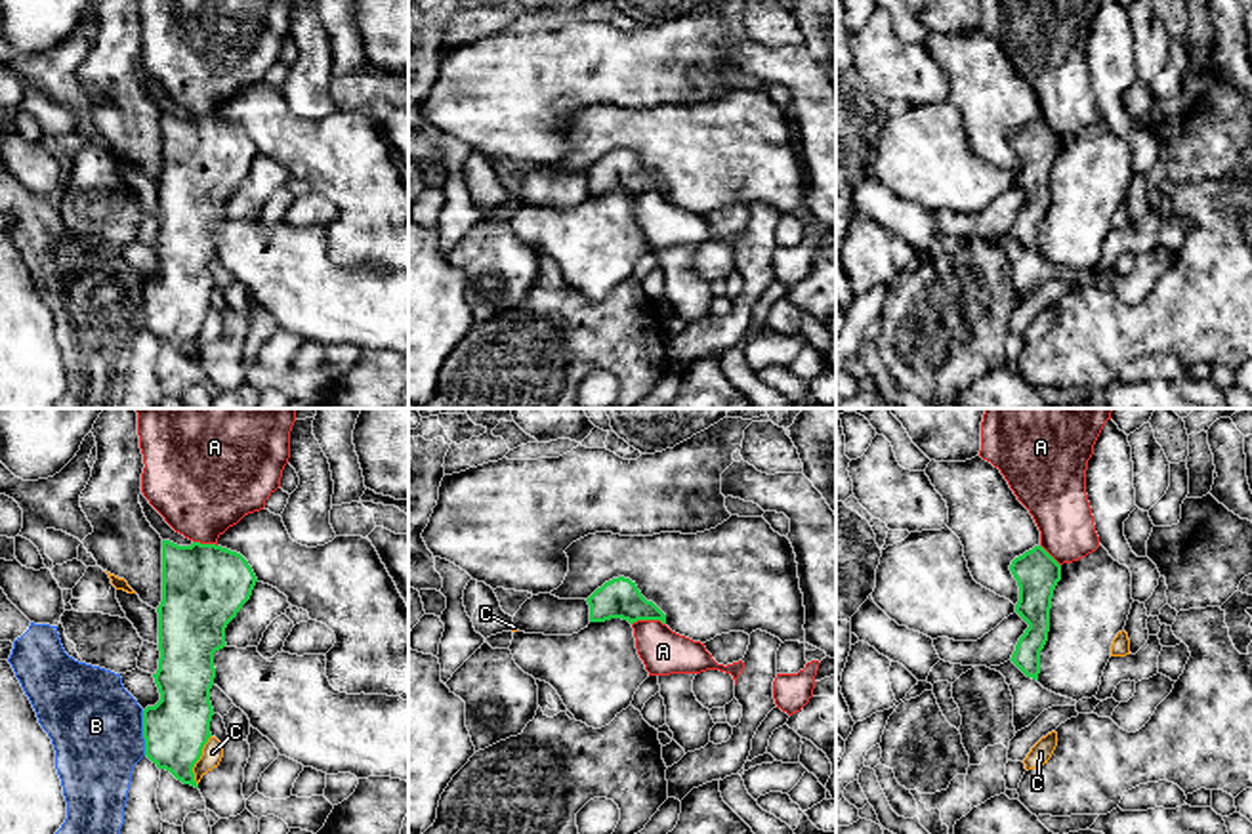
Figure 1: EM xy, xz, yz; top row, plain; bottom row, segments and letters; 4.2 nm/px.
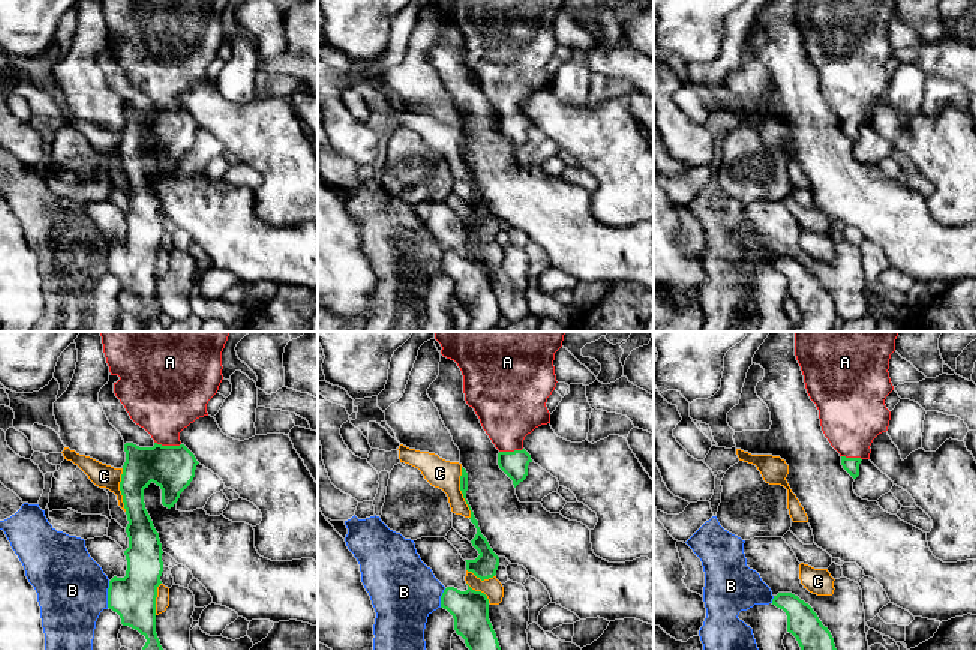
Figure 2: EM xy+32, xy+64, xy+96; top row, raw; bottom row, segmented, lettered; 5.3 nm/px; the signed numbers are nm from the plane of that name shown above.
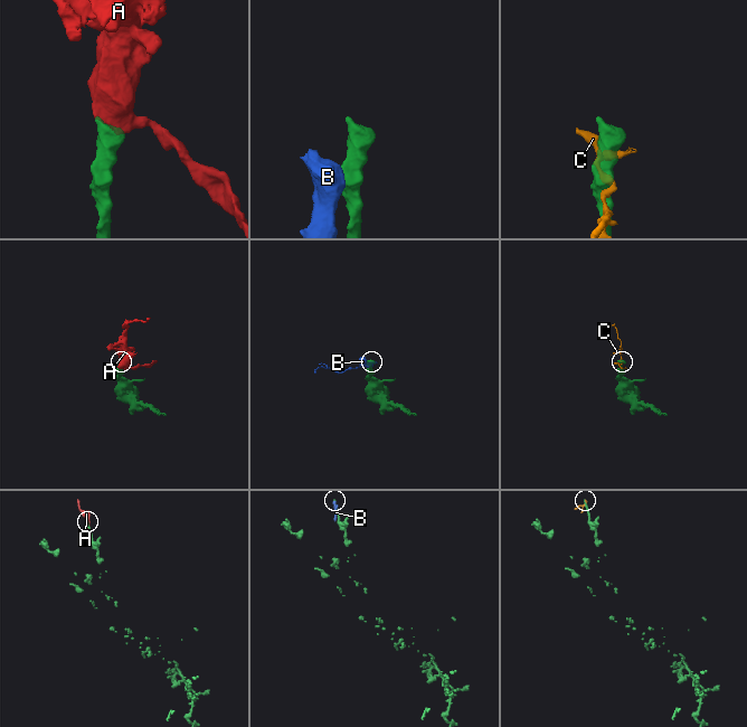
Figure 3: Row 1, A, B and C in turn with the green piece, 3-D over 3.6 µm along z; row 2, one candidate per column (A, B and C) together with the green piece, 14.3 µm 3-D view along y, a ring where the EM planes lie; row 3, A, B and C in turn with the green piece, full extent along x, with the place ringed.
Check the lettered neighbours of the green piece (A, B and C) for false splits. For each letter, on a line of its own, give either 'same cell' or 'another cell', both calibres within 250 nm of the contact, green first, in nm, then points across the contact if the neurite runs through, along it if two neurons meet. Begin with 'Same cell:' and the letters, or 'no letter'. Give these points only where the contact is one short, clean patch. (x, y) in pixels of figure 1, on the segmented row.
Same cell: A
A: same cell; calibres 170 and 190 nm
B: another cell; calibres 280 and 400 nm; border xy (142, 710), (146, 754)
C: another cell; calibres 280 and 90 nm

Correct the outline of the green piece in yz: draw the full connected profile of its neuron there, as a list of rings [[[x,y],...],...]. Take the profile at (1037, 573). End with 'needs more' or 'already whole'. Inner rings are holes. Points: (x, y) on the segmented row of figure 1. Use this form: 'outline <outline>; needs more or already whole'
outline [[[985,408],[979,456],[1000,469],[1029,510],[1040,544],[1015,557],[1015,613],[1029,624],[1012,662],[1038,681],[1061,565],[1099,548],[1086,494],[1094,445],[1113,408]]]; needs more

